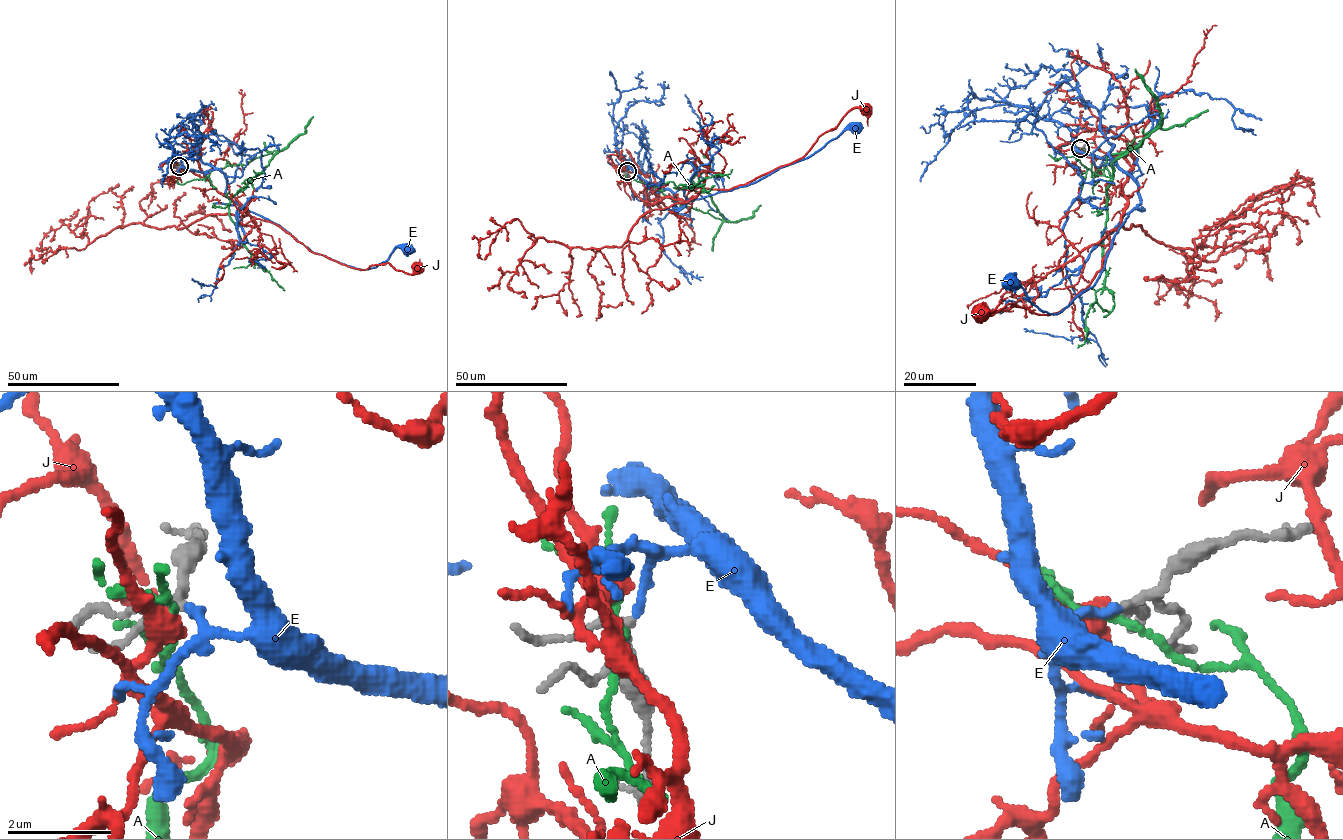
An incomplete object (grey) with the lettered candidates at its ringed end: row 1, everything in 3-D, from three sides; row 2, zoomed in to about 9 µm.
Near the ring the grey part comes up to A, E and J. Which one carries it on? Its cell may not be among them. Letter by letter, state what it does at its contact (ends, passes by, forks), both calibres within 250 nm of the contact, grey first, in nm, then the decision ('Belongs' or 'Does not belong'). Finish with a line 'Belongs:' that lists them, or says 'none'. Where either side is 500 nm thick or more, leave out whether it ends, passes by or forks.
A: It passes by. Thickness 110 nm (grey) against 110 nm. Does not belong
E: It ends there. Thickness 140 nm (grey) against 150 nm. Belongs
J: It passes by. Thickness 110 nm (grey) against 400 nm. Does not belong
Belongs: E

